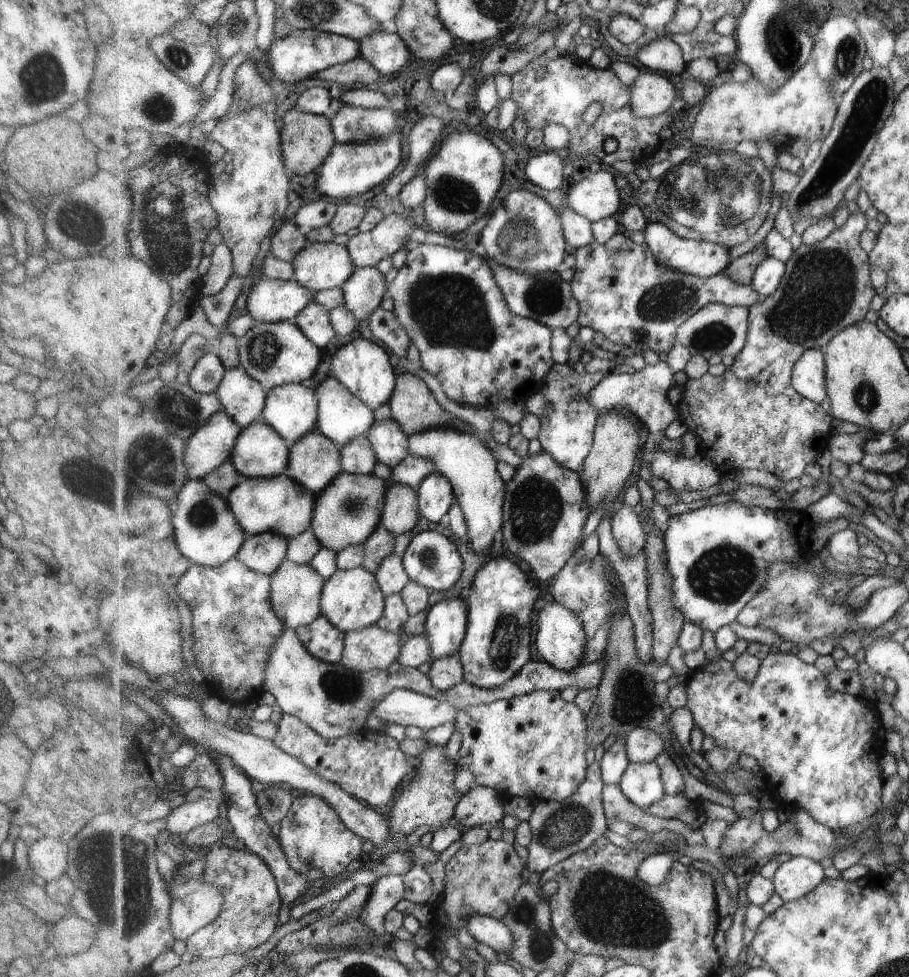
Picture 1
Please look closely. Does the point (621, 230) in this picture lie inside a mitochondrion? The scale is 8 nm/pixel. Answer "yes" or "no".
no

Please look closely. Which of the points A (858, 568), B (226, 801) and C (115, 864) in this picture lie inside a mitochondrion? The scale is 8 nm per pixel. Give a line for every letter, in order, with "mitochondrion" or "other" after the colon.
A: other
B: other
C: mitochondrion

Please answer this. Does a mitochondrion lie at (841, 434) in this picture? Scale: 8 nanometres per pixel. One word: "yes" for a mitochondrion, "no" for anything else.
no

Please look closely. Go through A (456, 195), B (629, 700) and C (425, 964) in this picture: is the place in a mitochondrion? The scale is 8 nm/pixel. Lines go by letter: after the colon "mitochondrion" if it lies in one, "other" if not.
A: mitochondrion
B: mitochondrion
C: other

